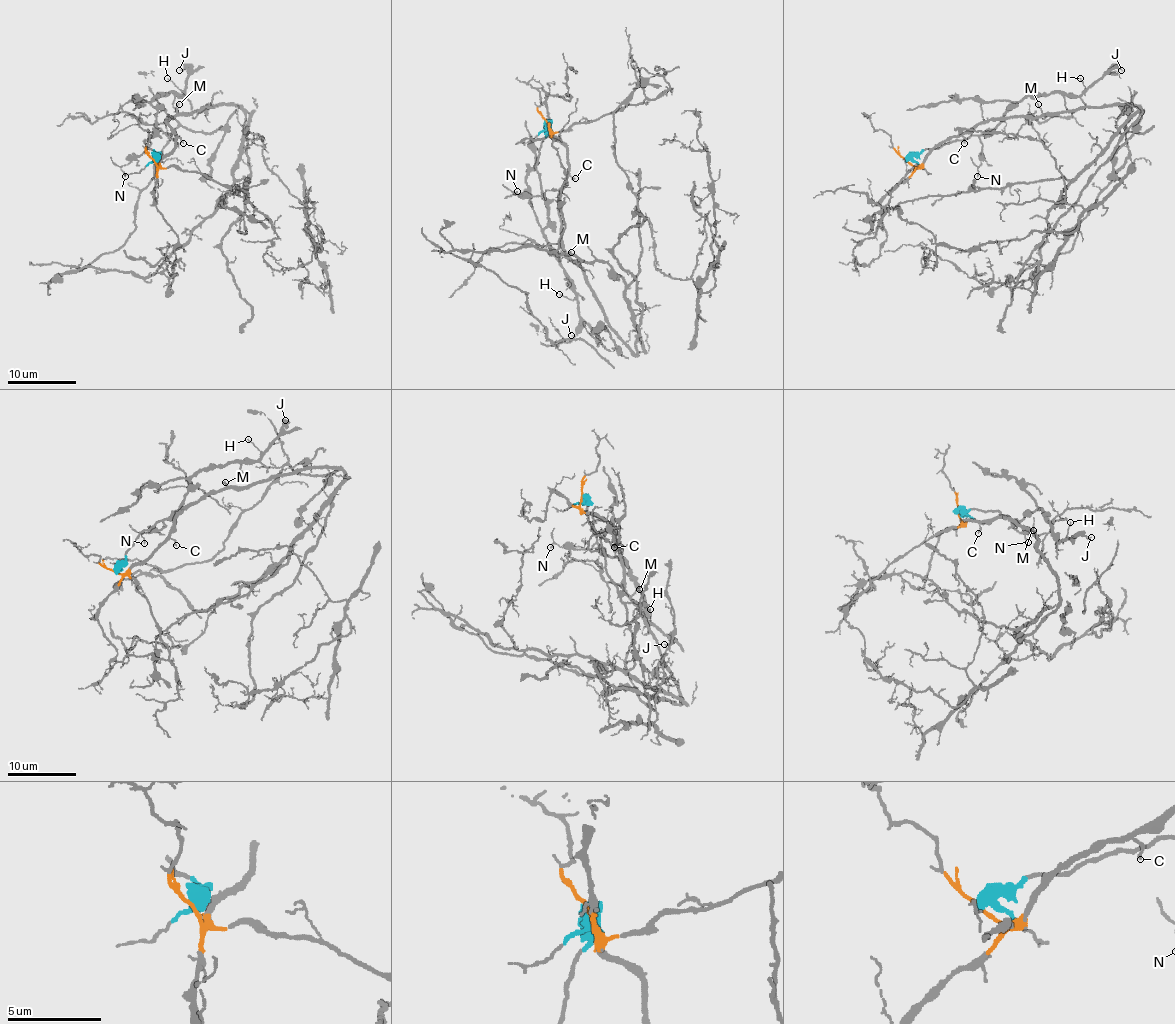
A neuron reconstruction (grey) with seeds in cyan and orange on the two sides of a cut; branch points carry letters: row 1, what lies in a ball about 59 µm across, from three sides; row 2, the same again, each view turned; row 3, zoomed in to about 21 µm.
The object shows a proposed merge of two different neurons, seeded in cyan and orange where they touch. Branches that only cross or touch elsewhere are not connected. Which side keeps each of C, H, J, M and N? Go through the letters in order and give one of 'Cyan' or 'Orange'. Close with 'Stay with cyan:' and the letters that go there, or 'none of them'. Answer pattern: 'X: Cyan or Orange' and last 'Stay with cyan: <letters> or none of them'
C: Orange
H: Cyan
J: Cyan
M: Orange
N: Cyan
Stay with cyan: H, J, N

